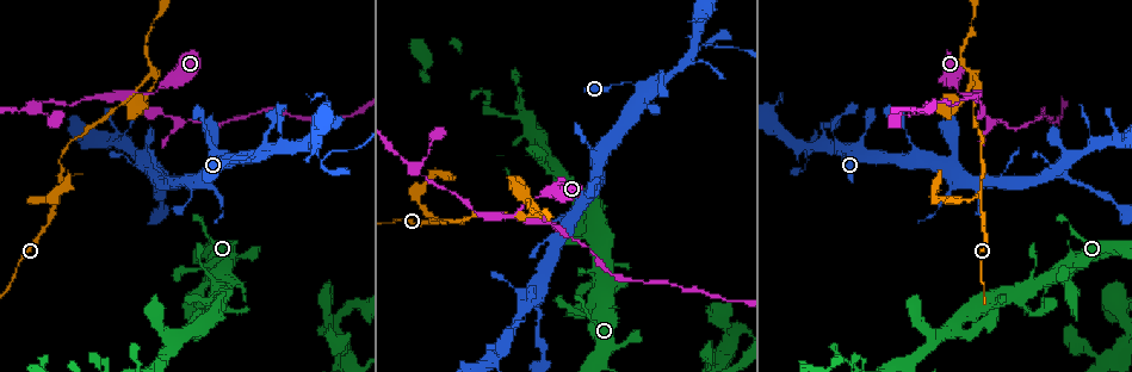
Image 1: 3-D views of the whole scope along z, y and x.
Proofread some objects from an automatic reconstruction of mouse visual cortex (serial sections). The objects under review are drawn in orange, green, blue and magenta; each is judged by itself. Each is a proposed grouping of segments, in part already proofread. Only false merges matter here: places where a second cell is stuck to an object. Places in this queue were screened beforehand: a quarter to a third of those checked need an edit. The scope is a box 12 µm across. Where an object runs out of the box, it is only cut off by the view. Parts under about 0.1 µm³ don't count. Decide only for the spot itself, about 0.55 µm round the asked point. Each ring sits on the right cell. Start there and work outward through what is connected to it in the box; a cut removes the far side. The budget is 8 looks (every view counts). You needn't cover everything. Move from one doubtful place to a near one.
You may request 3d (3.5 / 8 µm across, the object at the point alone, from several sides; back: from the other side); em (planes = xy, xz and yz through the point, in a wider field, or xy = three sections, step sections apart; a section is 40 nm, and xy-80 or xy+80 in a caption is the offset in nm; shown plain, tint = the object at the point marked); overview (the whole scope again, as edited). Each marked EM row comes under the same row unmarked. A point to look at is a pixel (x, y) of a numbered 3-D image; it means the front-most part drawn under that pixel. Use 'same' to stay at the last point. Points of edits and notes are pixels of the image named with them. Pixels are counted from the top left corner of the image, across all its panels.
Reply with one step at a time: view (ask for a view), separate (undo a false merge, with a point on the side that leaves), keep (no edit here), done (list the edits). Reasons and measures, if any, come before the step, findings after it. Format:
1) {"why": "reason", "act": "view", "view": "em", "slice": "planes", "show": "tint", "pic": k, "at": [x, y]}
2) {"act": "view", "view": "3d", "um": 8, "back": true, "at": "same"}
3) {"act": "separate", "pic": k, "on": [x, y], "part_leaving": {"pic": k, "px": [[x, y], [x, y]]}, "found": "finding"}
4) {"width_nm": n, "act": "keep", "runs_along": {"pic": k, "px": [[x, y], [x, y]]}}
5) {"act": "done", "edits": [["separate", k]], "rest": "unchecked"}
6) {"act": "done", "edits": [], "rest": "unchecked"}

{"why": "thin arm on a thick one", "act": "view", "view": "3d", "um": 8, "pic": 1, "at": [637, 84]}

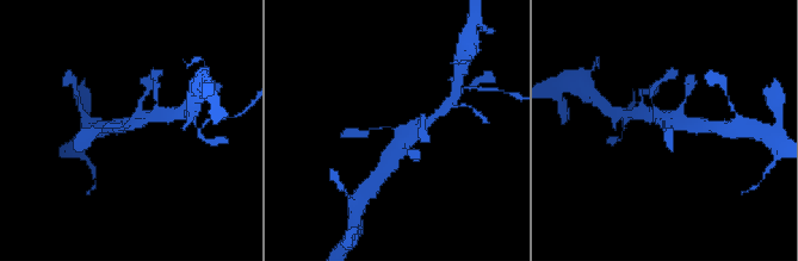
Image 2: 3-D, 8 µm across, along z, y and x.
{"why": "zoom in", "act": "view", "view": "3d", "um": 3.5, "pic": 2, "at": [397, 129]}

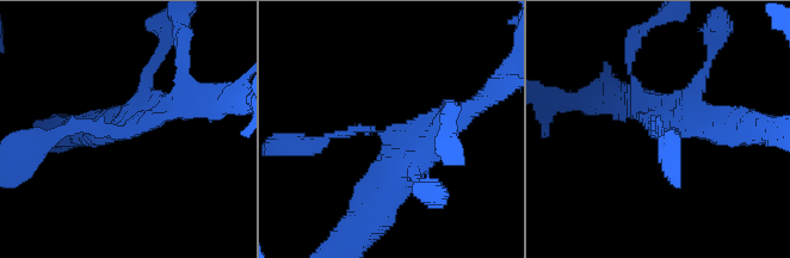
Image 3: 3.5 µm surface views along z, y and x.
{"act": "view", "view": "em", "slice": "planes", "show": "tint", "pic": 3, "at": [121, 134]}

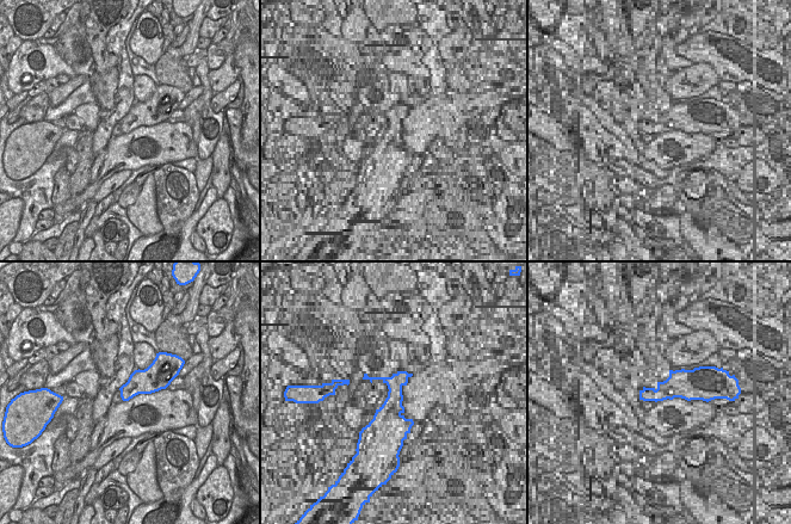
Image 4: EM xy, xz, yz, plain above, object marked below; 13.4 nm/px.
{"act": "keep", "runs_along": {"pic": 3, "px": [[49, 140], [115, 122]]}, "found": "continuous, no second cell"}

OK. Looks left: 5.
{"why": "thin arm on a thick one", "act": "view", "view": "3d", "um": 8, "pic": 1, "at": [309, 147]}

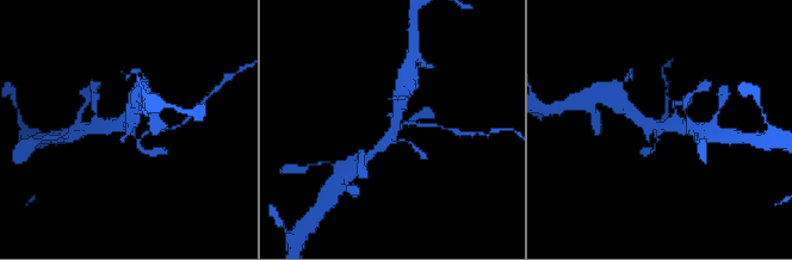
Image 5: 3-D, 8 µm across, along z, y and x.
{"act": "view", "view": "em", "slice": "xy", "step": 5, "show": "tint", "pic": 5, "at": [396, 129]}

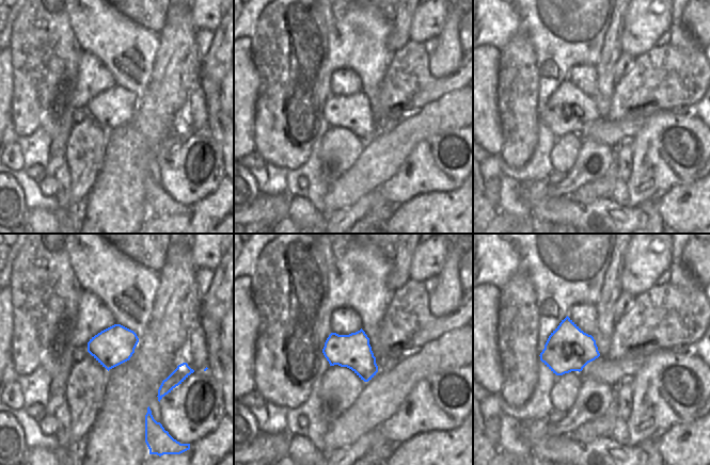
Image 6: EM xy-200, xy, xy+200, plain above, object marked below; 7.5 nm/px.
{"width_nm": 260, "act": "separate", "pic": 5, "on": [421, 124], "part_leaving": {"pic": 5, "px": [[406, 124], [452, 129]]}, "found": "two cells meet here"}

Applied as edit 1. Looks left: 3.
{"act": "view", "view": "overview"}

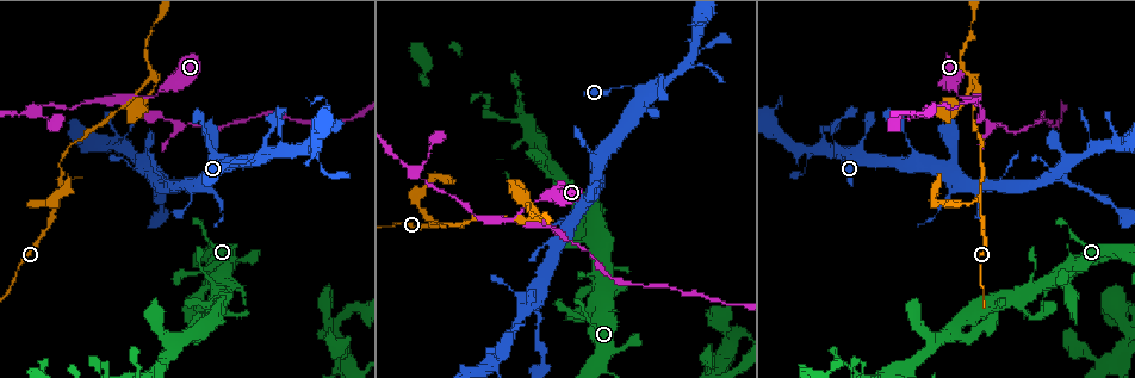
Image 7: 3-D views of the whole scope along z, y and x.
{"why": "sharp bend", "act": "view", "view": "3d", "um": 3.5, "pic": 7, "at": [60, 203]}

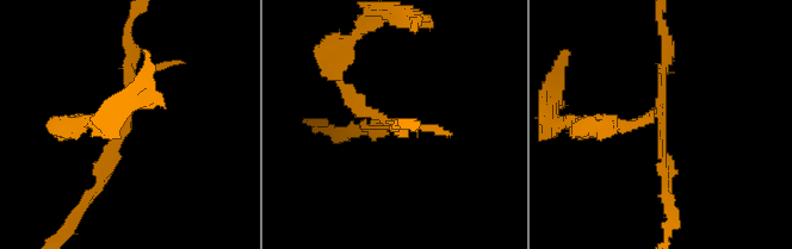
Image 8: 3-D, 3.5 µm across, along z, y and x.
{"act": "view", "view": "em", "slice": "planes", "show": "tint", "pic": 8, "at": [664, 125]}

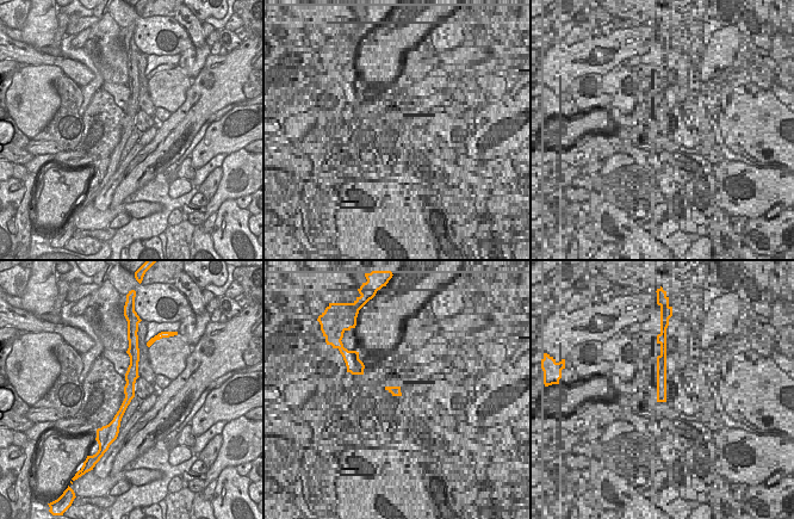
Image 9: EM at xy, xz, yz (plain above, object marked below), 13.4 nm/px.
{"act": "separate", "pic": 8, "on": [348, 99], "part_leaving": {"pic": 8, "px": [[384, 119], [329, 73], [351, 39]]}, "found": "a second cell is stuck on"}

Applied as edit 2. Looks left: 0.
{"act": "done", "edits": [["separate", 5], ["separate", 8]], "rest": "unchecked"}

